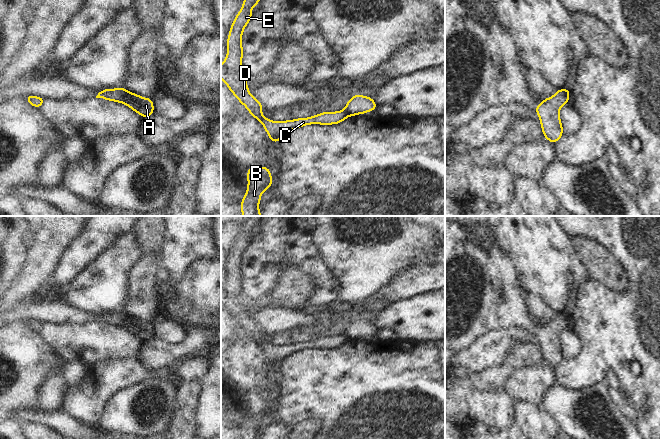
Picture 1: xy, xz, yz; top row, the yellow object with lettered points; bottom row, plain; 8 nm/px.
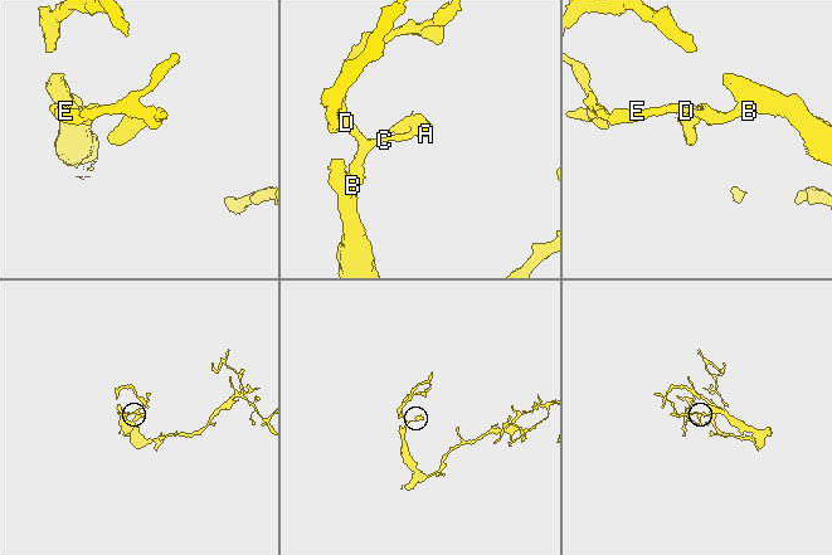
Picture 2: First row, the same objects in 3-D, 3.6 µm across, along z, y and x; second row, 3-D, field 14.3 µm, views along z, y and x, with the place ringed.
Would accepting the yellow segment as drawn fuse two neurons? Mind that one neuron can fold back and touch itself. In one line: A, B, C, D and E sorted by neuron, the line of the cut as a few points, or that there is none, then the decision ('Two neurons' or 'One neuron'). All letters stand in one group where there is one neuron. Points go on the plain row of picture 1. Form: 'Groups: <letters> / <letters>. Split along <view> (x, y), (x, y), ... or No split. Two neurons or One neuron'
Groups: A / B C D E. Split along xy (127, 315), (122, 326). Two neurons.

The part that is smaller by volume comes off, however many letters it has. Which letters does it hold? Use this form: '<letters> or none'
A

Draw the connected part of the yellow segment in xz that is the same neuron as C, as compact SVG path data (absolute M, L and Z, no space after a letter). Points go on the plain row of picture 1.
M249 216L243 224L242 232L236 239L227 263L227 279L224 287L221 289L221 303L234 318L239 326L249 335L249 338L258 343L263 348L268 357L268 361L274 367L279 367L279 363L296 352L307 350L309 348L339 348L348 340L346 334L338 336L322 336L308 342L297 342L295 344L286 344L283 346L270 345L264 339L261 339L262 328L250 317L246 307L245 297L241 289L243 282L243 271L241 269L242 257L246 249L252 242L251 231L256 230L265 216Z

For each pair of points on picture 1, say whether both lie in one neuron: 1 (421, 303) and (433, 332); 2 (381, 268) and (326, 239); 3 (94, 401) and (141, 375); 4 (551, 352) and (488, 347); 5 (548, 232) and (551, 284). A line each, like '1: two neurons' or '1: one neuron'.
1: one neuron
2: one neuron
3: one neuron
4: two neurons
5: one neuron

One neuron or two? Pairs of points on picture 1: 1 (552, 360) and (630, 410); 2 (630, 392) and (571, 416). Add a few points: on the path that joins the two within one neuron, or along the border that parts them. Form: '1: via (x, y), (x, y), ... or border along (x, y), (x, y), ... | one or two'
1: border along (563, 359), (554, 368) | two
2: border along (607, 387), (614, 405), (626, 417) | two

